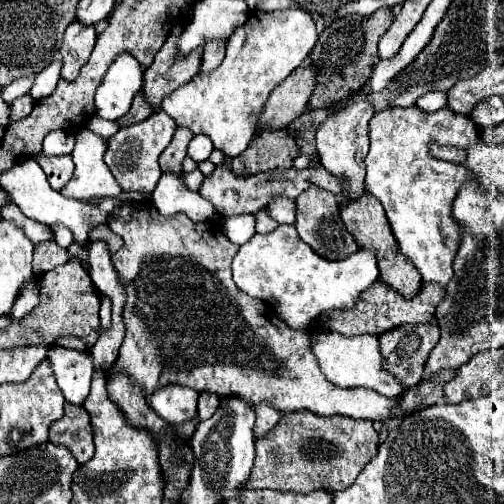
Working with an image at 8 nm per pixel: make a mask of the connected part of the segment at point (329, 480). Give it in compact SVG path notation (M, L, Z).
M282 413L266 437L256 441L256 461L246 489L310 493L314 489L348 489L360 471L376 457L378 433L368 419L316 417L316 413Z

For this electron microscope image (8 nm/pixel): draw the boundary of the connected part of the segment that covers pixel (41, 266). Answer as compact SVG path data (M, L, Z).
M44 243L40 247L34 249L34 261L32 261L32 267L34 267L34 273L44 273L44 271L50 271L58 265L64 265L70 261L70 253L68 249L56 245L56 243Z

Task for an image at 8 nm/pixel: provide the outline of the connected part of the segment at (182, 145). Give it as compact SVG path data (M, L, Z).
M178 127L174 133L174 139L160 155L160 167L162 171L182 171L182 159L186 157L186 147L194 133L190 129Z

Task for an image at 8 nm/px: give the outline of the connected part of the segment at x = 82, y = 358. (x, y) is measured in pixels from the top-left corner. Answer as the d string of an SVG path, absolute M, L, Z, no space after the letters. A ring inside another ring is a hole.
M54 347L54 349L48 349L46 361L50 363L52 373L54 373L54 379L56 379L58 387L62 389L66 401L68 401L68 403L74 403L74 405L82 405L84 399L86 399L88 393L90 393L90 383L92 383L92 373L94 373L90 353L80 353L80 351L76 351L76 349L68 349L68 347ZM78 367L82 367L82 371L88 369L88 371L86 371L88 375L80 375L80 377L84 377L84 379L78 379L78 381L76 381L76 371L78 371ZM76 385L78 385L78 391L80 391L80 387L84 385L84 389L82 389L84 397L78 397L80 393L76 393Z

